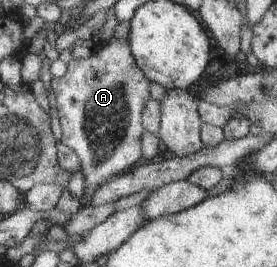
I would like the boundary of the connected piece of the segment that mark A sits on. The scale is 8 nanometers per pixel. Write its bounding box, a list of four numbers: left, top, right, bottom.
[51,37,149,195]

